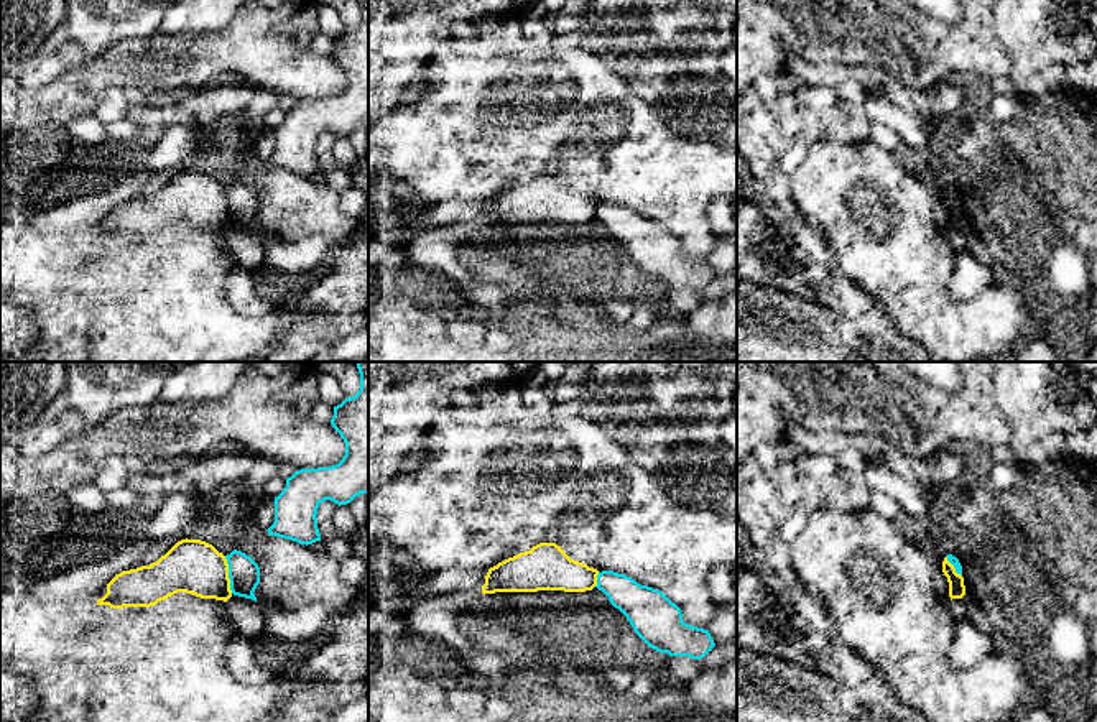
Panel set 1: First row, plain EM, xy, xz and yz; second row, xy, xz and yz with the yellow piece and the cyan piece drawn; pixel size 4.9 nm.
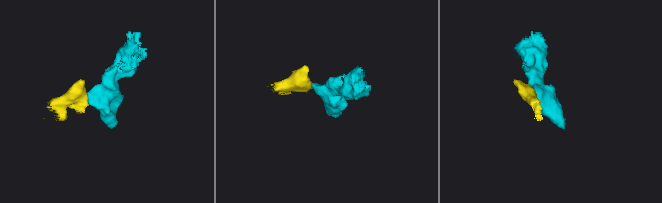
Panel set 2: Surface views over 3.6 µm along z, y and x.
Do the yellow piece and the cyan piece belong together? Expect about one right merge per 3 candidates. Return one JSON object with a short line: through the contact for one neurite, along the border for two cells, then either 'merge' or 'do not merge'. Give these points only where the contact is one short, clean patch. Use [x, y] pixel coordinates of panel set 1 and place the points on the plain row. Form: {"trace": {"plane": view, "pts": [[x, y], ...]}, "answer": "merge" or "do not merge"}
{"trace": {"plane": "xy", "pts": [[224, 188], [229, 198], [229, 221], [232, 224]]}, "answer": "do not merge"}

